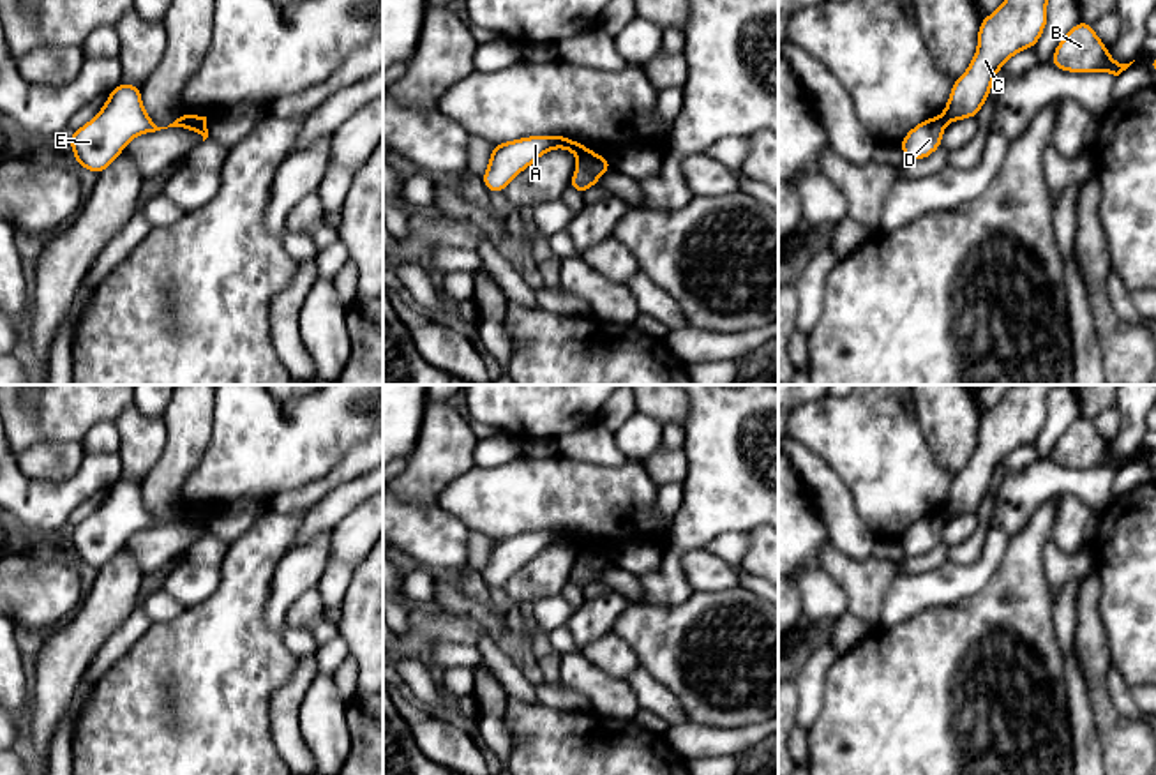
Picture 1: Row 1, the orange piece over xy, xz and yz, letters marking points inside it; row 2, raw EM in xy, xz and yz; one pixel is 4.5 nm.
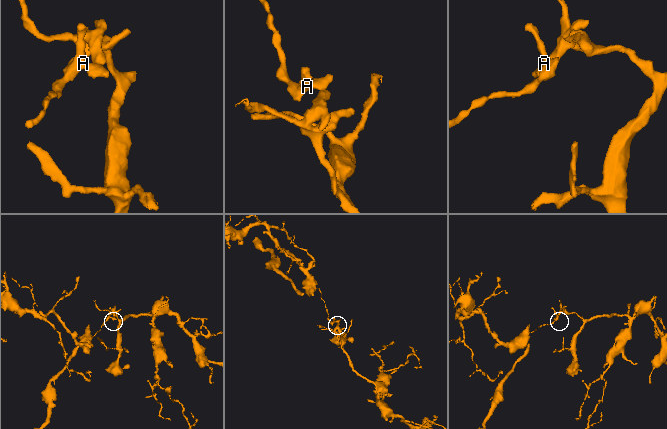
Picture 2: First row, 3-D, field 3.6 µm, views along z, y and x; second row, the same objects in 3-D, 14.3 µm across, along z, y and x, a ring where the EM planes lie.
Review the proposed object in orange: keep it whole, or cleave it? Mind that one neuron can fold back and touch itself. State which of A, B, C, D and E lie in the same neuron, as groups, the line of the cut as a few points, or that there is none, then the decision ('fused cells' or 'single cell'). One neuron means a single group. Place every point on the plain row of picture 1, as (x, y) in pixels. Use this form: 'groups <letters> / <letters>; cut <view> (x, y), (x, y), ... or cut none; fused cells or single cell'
groups A D E / B C; cut xz (593, 549), (581, 555); fused cells

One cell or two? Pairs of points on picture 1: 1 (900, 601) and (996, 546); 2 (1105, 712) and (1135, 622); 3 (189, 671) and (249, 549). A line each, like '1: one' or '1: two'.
1: one
2: two
3: one

